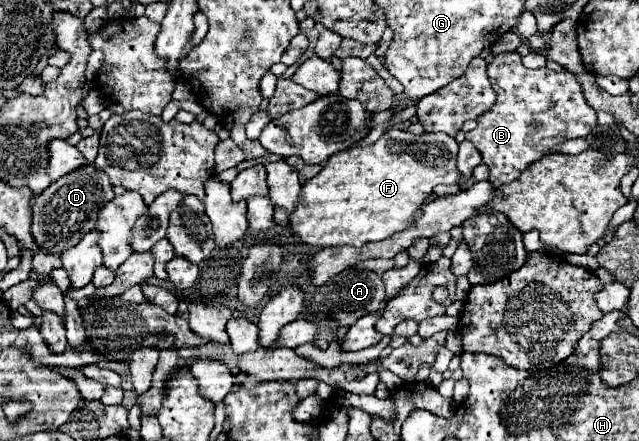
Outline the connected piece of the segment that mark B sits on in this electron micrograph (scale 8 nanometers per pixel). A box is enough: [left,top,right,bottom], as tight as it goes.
[465,51,597,187]

